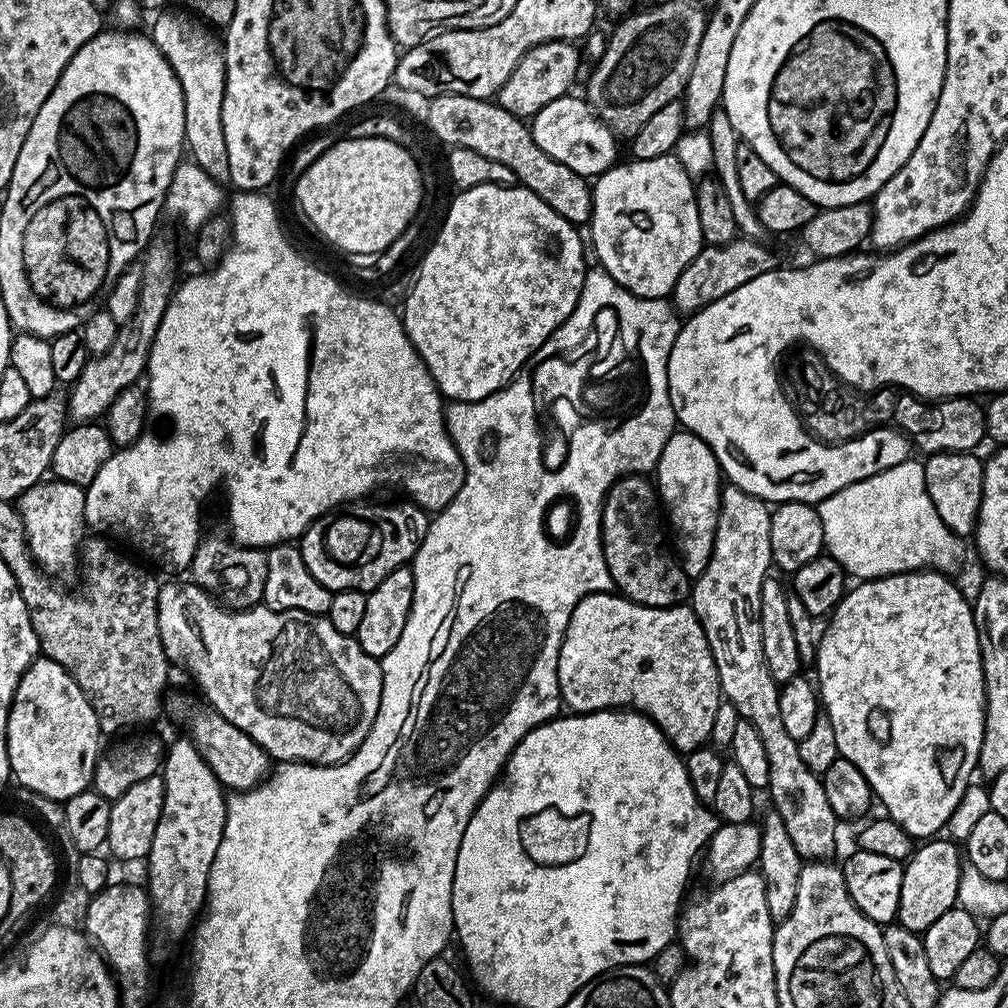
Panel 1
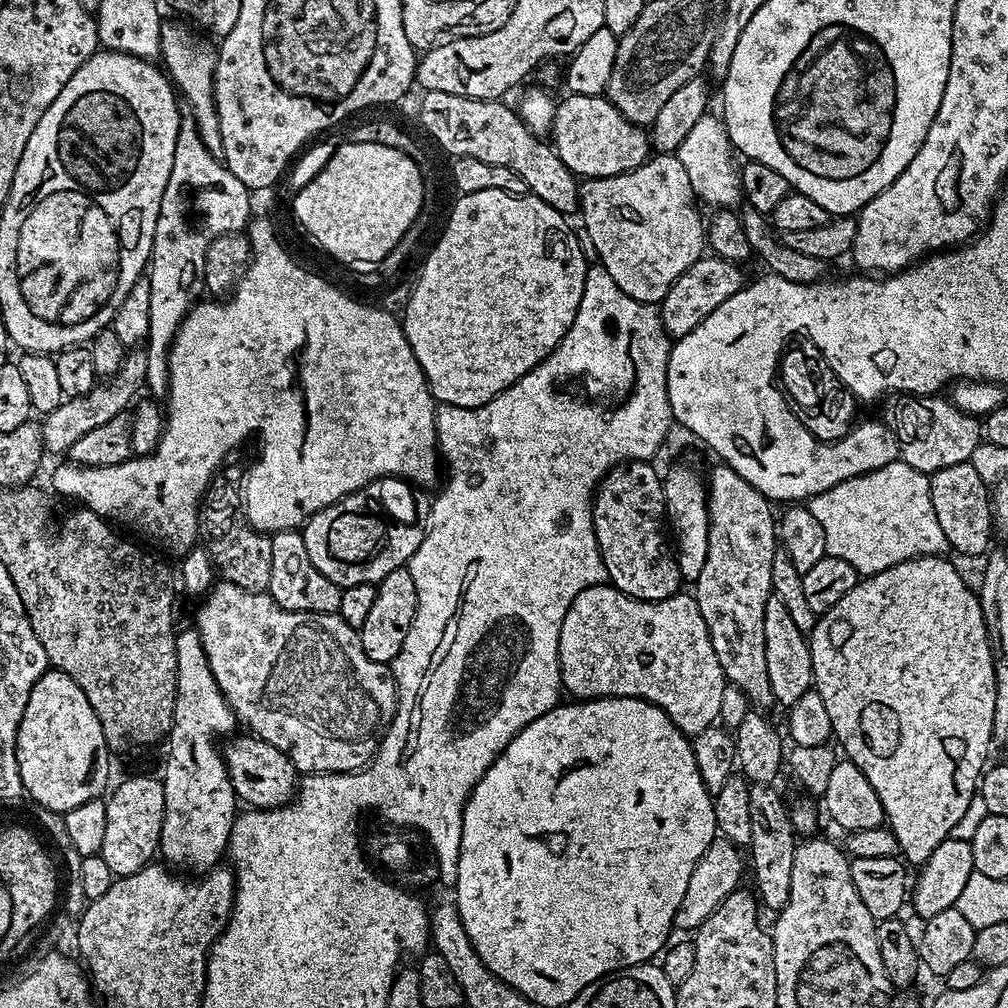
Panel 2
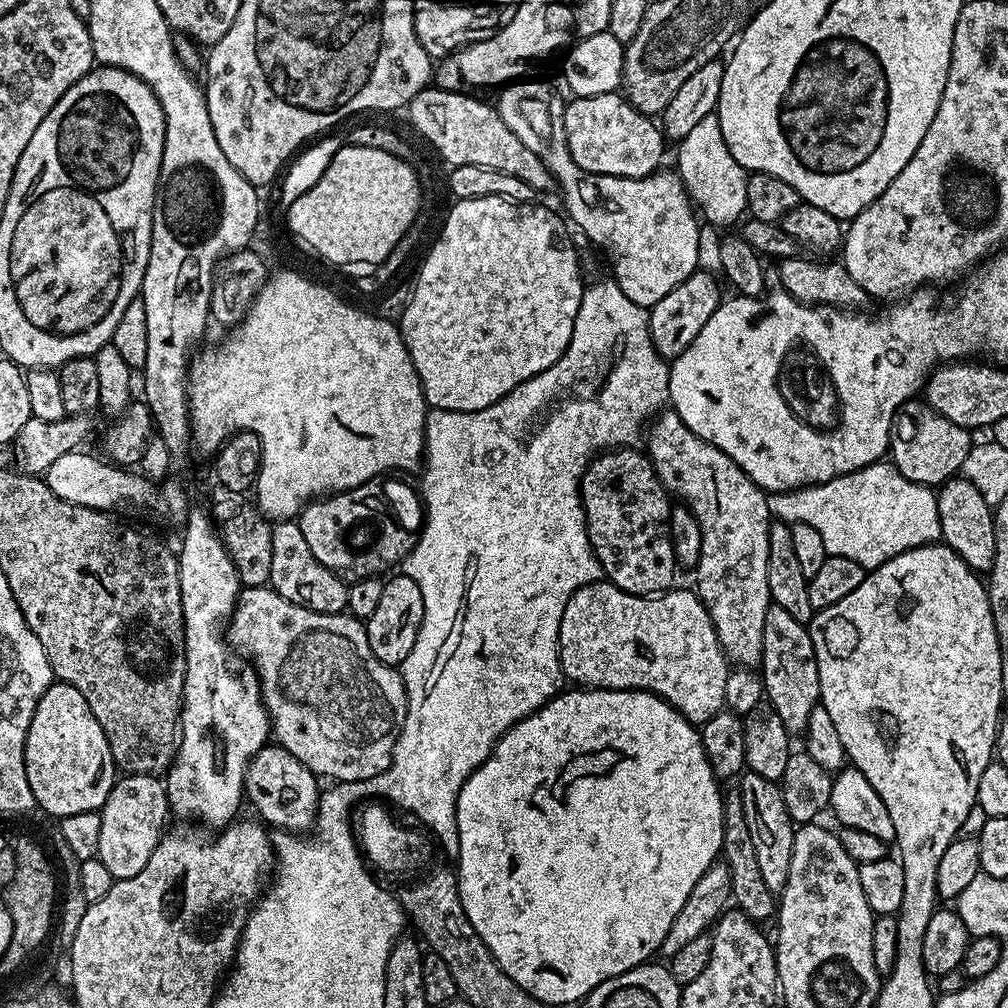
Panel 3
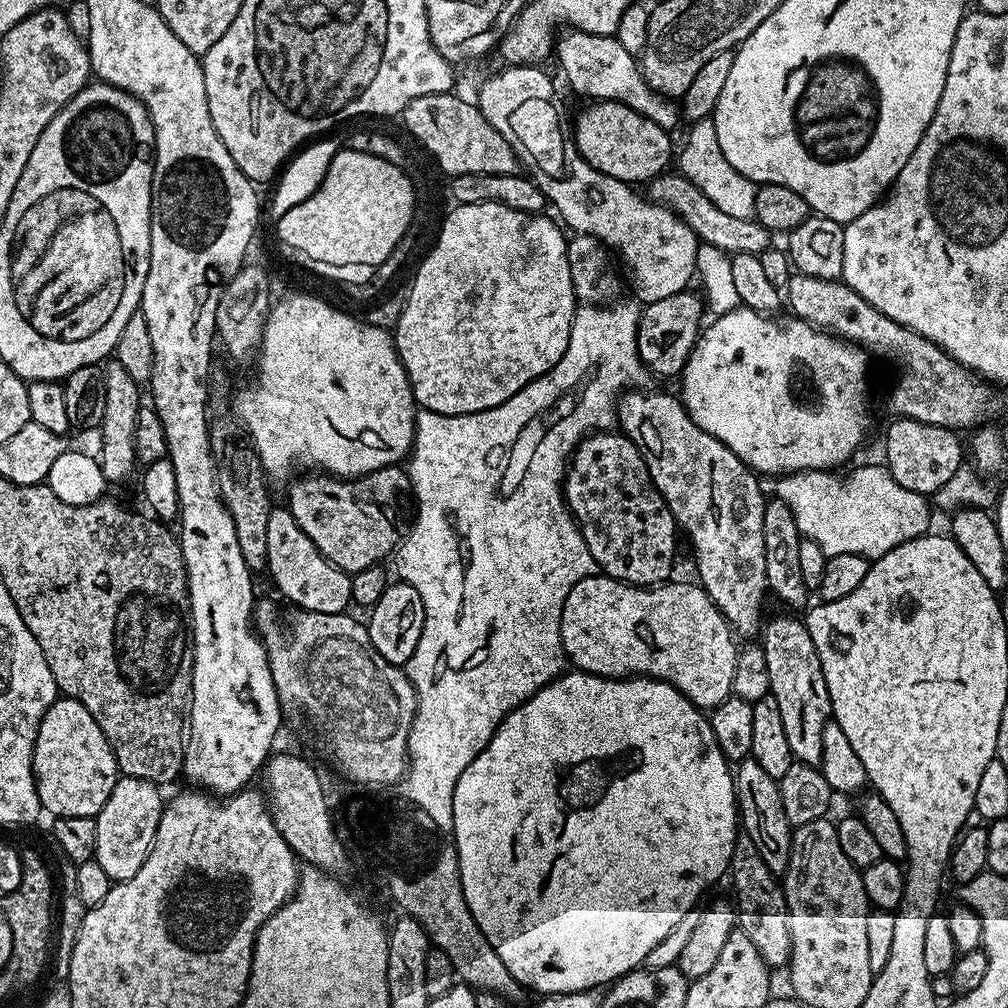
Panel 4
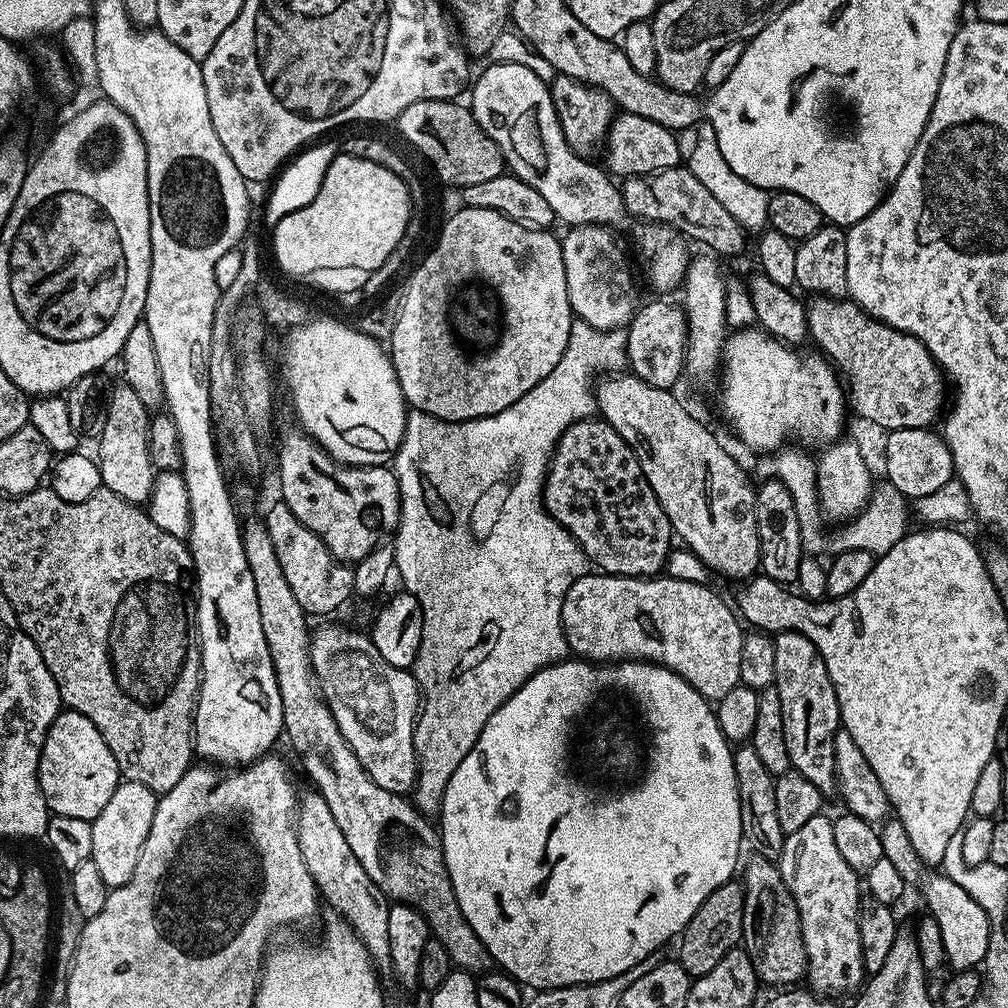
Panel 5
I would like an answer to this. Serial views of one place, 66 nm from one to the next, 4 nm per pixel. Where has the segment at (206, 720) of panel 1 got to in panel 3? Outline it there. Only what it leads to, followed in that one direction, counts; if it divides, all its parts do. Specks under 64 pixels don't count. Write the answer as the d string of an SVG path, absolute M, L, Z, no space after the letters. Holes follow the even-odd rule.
M269 742L254 754L244 775L244 794L247 803L256 807L255 815L265 825L293 834L304 834L316 823L316 805L320 801L321 789L316 788L318 778L290 750Z

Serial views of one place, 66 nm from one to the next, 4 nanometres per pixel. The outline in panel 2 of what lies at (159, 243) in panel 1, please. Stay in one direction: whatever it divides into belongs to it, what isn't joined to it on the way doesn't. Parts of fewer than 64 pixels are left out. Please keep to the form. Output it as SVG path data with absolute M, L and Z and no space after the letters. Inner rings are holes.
M137 346L125 355L122 366L116 371L115 376L107 377L103 382L97 383L96 387L92 388L85 396L73 396L65 399L64 403L55 412L49 412L43 417L42 423L40 424L40 433L44 439L45 449L49 453L67 453L68 448L74 446L74 442L78 442L78 438L82 438L82 434L88 433L89 430L94 430L97 426L103 426L105 422L110 422L110 418L121 415L125 411L124 407L128 403L131 405L137 399L136 391L139 388L143 389L145 387L147 379L148 354L143 347Z

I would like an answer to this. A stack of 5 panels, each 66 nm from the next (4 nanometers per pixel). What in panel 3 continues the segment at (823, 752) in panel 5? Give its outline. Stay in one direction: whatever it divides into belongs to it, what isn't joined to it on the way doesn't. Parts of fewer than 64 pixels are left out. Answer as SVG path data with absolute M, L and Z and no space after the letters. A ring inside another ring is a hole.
M771 603L766 610L766 626L762 634L764 649L760 668L764 677L764 694L767 703L774 706L782 726L790 734L807 733L810 710L820 703L820 683L818 682L818 662L814 654L814 642L807 627L798 622L782 606Z

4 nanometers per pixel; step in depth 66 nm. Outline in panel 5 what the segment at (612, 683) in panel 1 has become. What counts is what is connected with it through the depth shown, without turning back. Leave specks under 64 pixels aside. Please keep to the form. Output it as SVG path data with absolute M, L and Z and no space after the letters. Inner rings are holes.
M589 574L578 578L562 602L562 626L568 651L589 662L646 660L650 664L660 664L690 682L690 686L694 686L694 690L709 702L720 700L740 683L738 665L742 658L745 629L740 628L741 621L733 605L729 601L728 605L710 589L708 584L682 582L667 574L655 578Z

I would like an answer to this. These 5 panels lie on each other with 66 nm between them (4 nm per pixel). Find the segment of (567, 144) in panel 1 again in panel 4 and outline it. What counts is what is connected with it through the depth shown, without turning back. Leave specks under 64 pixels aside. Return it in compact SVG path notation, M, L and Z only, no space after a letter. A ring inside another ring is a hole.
M613 100L592 102L587 106L589 108L576 120L574 143L580 157L594 166L594 170L623 180L625 184L640 186L661 175L673 163L674 148L672 152L669 129Z

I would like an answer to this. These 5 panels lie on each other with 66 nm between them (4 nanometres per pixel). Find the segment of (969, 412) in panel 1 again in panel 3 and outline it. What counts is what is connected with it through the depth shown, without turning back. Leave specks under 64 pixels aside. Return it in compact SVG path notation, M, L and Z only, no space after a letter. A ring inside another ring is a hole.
M905 402L892 417L892 433L888 436L891 463L910 482L939 486L953 479L963 469L966 454L974 443L973 433L955 425L924 402Z

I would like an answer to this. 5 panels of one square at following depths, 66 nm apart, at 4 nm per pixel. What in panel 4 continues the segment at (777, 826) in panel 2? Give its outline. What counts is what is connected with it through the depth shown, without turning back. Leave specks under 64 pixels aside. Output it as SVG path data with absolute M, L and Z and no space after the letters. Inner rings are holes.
M754 759L741 760L735 765L732 773L732 785L738 805L738 820L742 825L743 835L754 842L754 850L762 854L762 862L772 872L783 874L790 862L793 827L786 818L786 810L782 810L782 794L780 785Z

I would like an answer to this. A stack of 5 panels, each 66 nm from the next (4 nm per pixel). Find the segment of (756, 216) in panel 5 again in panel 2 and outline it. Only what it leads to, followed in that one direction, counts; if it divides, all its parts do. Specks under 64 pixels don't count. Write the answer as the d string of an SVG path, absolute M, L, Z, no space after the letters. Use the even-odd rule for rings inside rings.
M705 114L698 120L674 155L685 167L691 190L701 203L706 202L715 209L731 209L737 207L743 199L740 173L737 164L734 164L734 149L724 123L717 115L712 115Z

